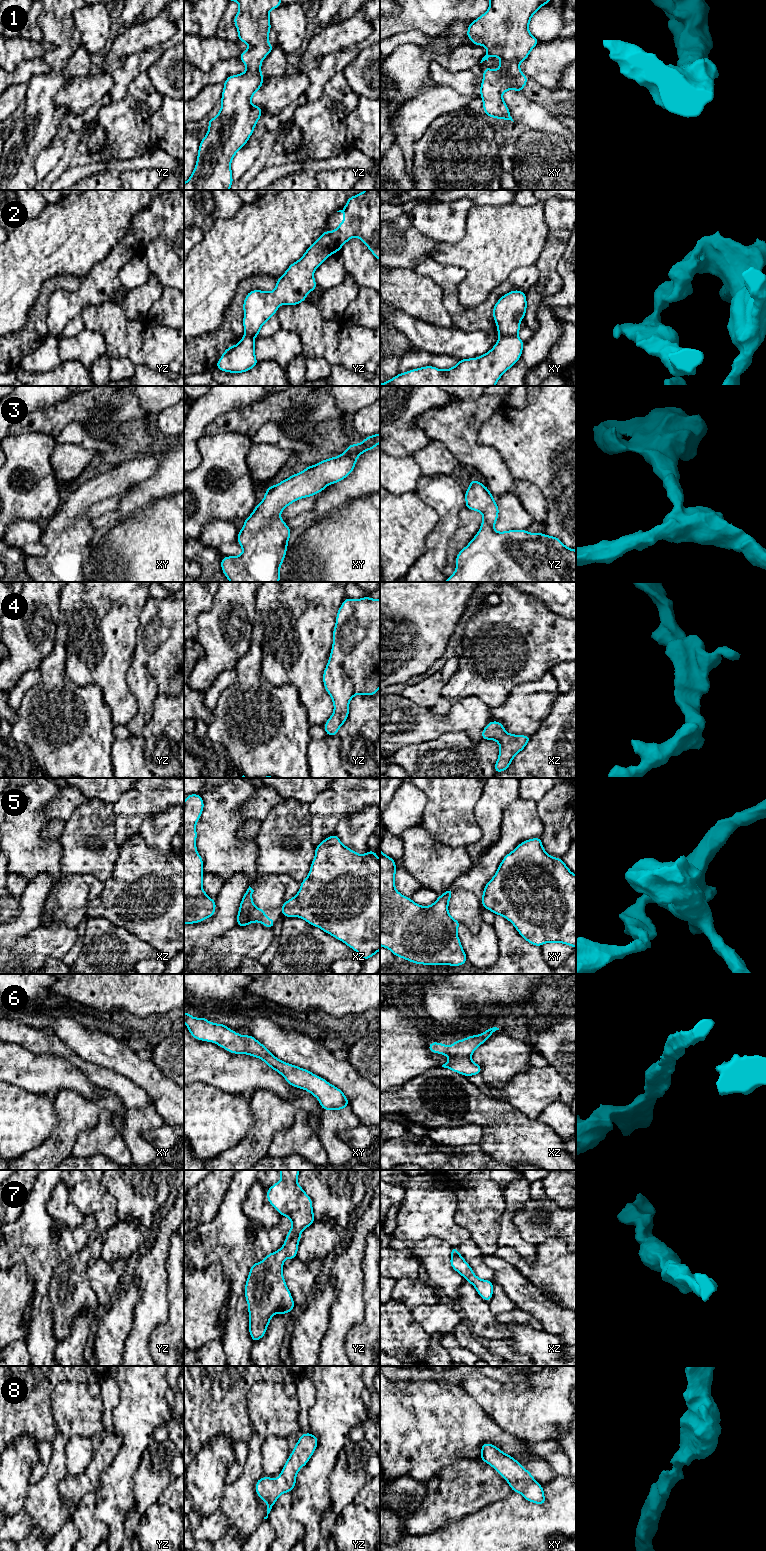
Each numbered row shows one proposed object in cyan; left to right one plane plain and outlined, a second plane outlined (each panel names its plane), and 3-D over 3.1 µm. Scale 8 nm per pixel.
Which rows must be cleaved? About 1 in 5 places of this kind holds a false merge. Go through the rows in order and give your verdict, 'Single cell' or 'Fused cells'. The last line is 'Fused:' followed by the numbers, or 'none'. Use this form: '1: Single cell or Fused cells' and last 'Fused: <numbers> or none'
1: Single cell
2: Fused cells
3: Single cell
4: Single cell
5: Fused cells
6: Single cell
7: Single cell
8: Single cell
Fused: 2, 5

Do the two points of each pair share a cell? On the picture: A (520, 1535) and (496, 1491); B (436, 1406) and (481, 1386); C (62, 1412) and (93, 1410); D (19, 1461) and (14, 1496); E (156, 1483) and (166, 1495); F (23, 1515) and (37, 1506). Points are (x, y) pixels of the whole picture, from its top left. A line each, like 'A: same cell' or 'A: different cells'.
A: different cells
B: different cells
C: same cell
D: same cell
E: different cells
F: different cells

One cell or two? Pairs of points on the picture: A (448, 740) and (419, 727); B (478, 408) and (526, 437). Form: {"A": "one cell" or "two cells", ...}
{"A": "two cells", "B": "two cells"}

